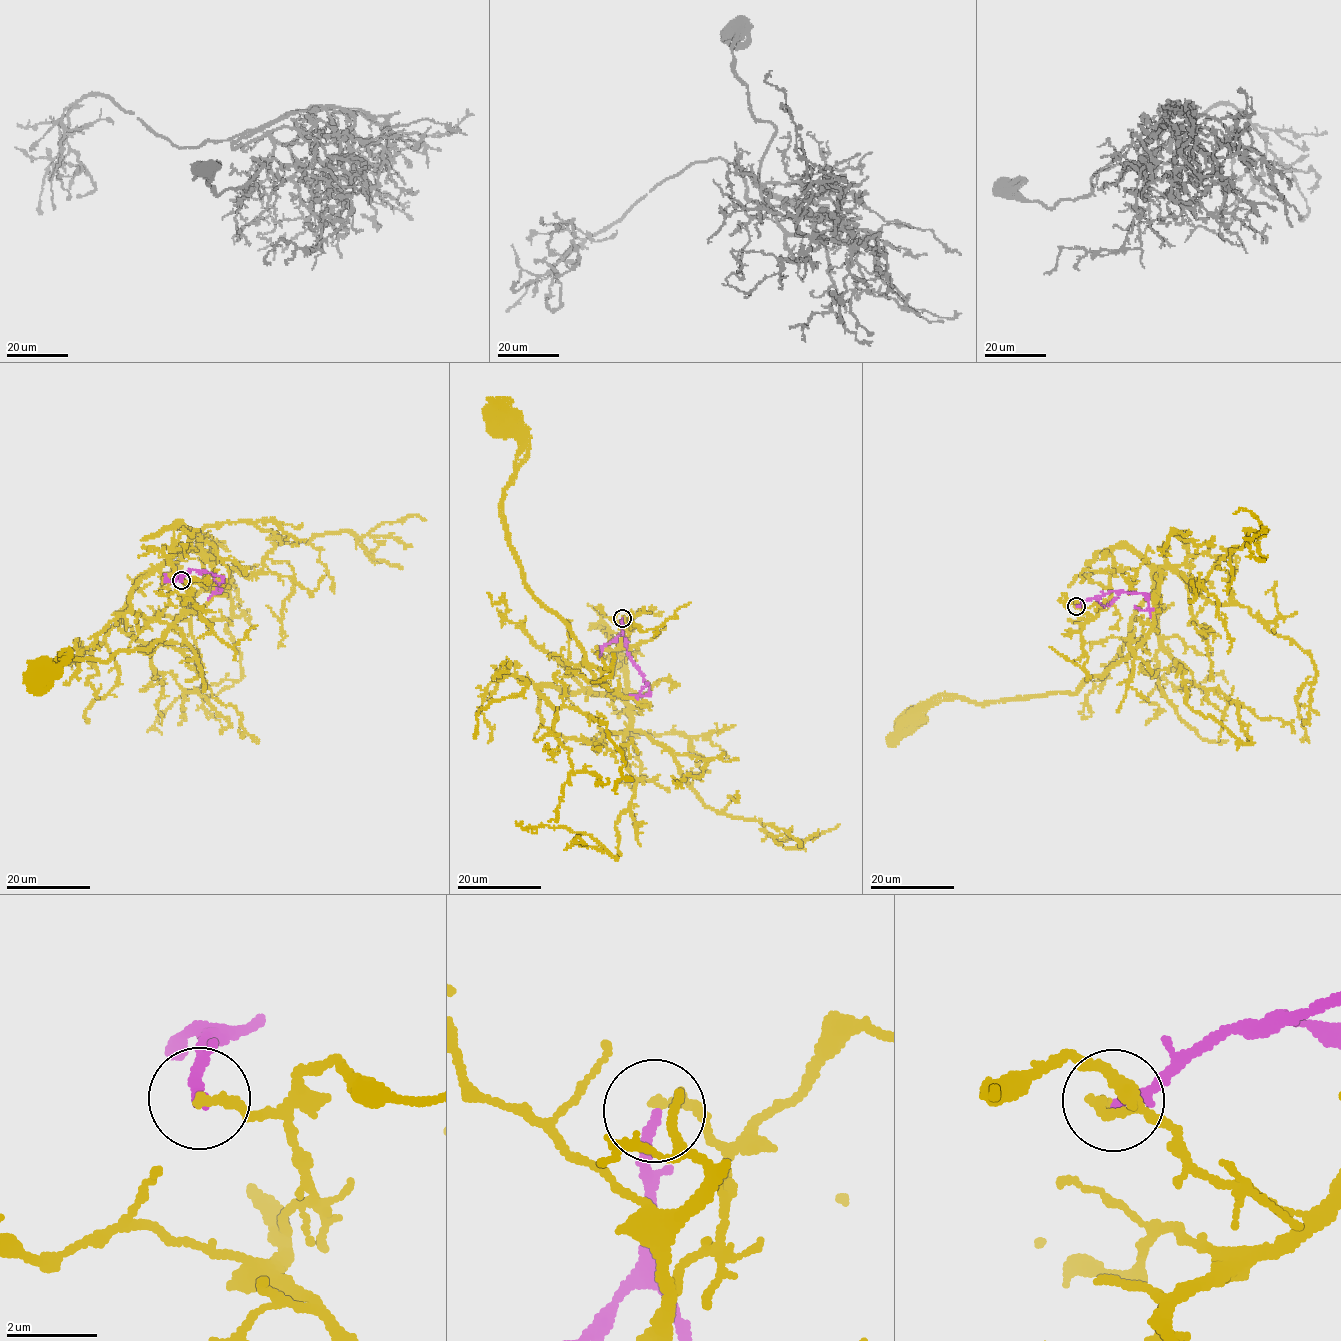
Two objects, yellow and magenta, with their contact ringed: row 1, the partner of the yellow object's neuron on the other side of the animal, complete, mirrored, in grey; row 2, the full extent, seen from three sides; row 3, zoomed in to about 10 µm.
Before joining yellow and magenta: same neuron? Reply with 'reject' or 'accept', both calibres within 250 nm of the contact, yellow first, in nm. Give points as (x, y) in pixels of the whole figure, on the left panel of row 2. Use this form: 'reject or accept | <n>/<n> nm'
reject | 240/240 nm

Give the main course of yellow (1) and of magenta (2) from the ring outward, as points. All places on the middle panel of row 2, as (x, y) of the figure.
1: (621, 617), (611, 651), (638, 706), (599, 681), (524, 580), (502, 512), (518, 432), (499, 413)
2: (621, 618), (629, 659), (647, 685), (647, 695), (642, 696), (639, 693), (648, 682)

